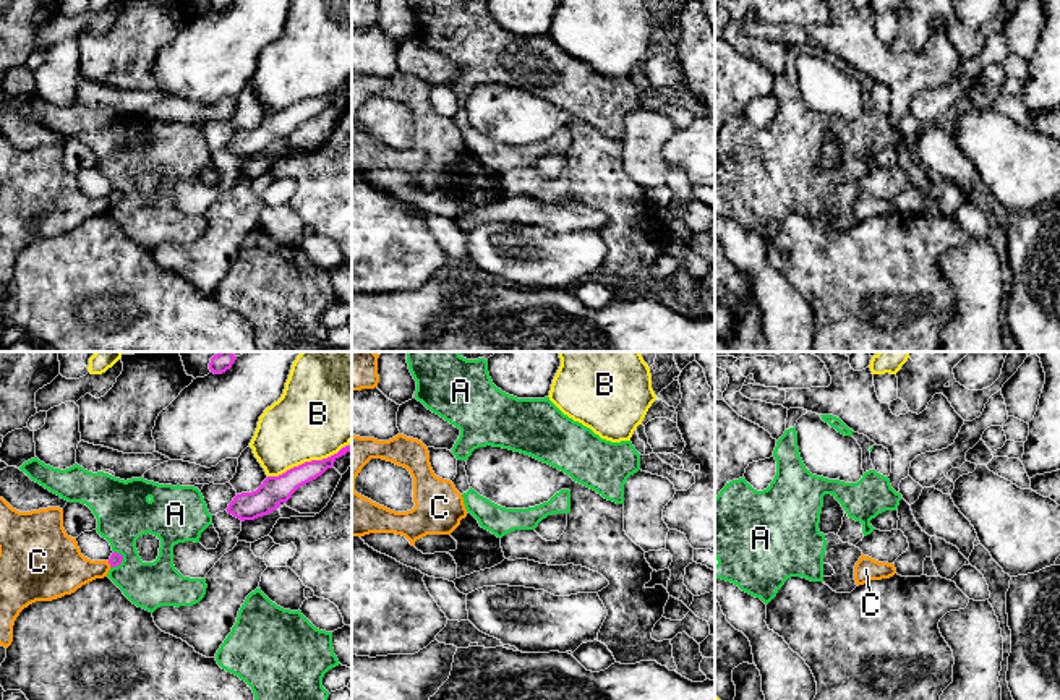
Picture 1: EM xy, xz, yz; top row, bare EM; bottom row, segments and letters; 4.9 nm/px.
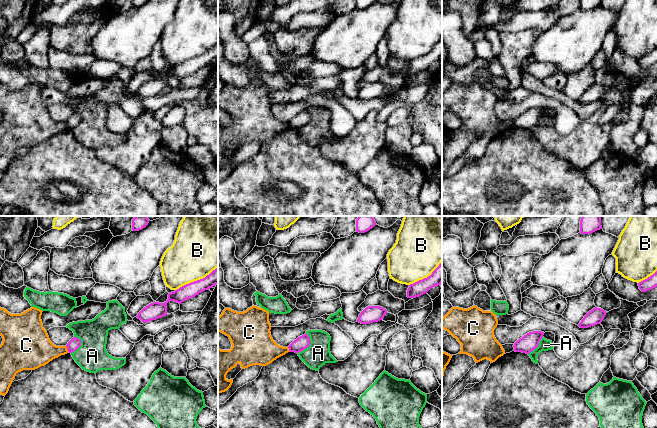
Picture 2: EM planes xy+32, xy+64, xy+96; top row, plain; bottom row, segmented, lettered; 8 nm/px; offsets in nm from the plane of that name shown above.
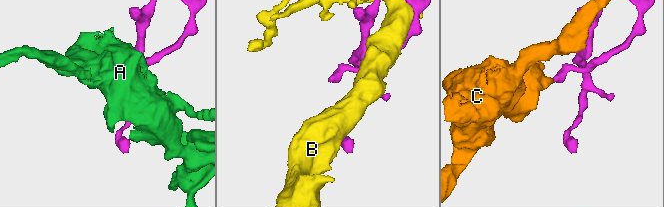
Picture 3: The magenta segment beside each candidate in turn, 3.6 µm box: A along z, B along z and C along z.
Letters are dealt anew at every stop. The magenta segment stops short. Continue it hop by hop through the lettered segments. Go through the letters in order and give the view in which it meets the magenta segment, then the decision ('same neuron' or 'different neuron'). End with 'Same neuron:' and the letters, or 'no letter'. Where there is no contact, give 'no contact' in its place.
A: contact in xy; different neuron
B: contact in xy; different neuron
C: contact in xy; different neuron
Same neuron: no letter

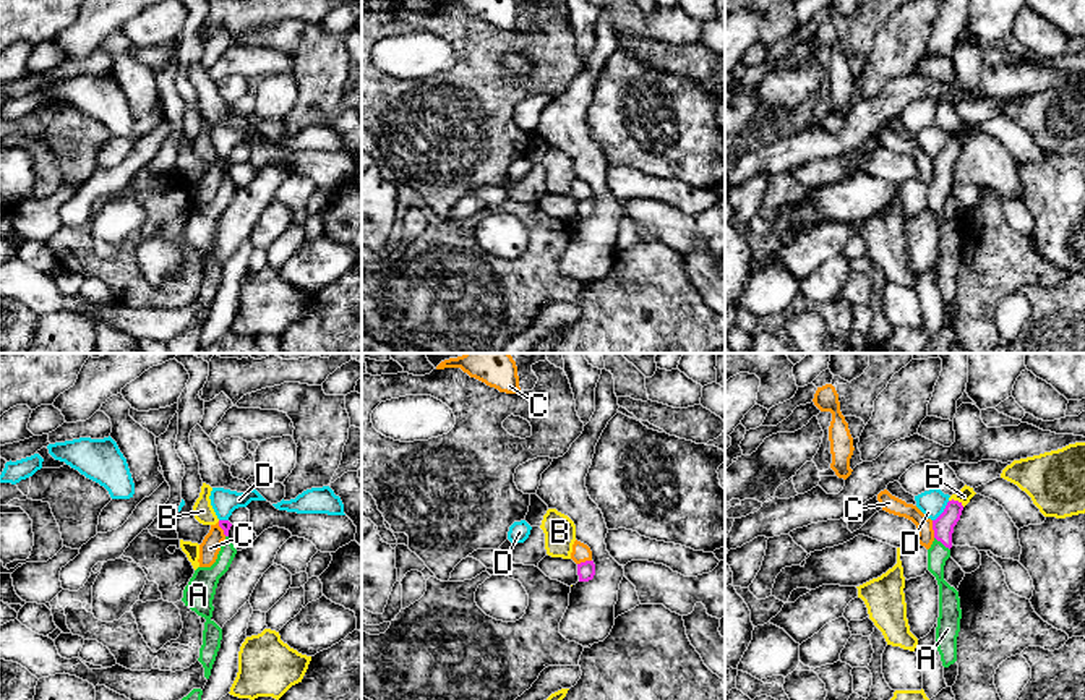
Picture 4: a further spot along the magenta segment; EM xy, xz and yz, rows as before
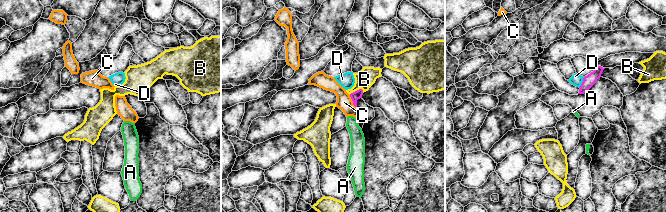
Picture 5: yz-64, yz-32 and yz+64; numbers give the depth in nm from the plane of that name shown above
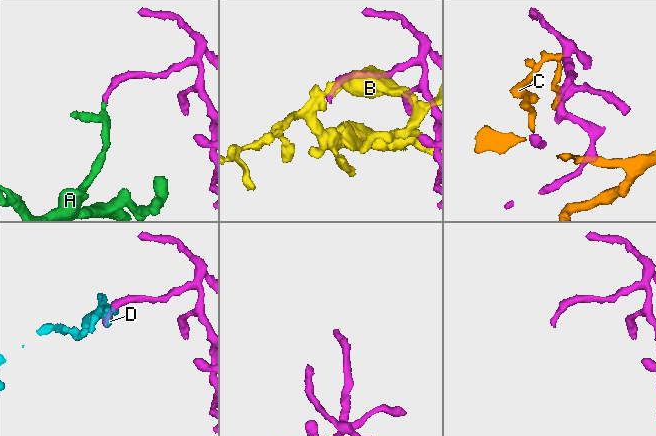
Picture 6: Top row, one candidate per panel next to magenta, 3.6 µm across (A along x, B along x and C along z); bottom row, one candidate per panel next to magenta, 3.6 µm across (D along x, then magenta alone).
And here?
A: contact in yz; same neuron
B: contact in yz; different neuron
C: contact in yz; different neuron
D: contact in yz; different neuron
Same neuron: A

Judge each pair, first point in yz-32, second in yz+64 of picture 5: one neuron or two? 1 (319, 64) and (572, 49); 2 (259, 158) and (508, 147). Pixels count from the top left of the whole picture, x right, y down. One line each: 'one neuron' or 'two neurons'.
1: one neuron
2: one neuron

